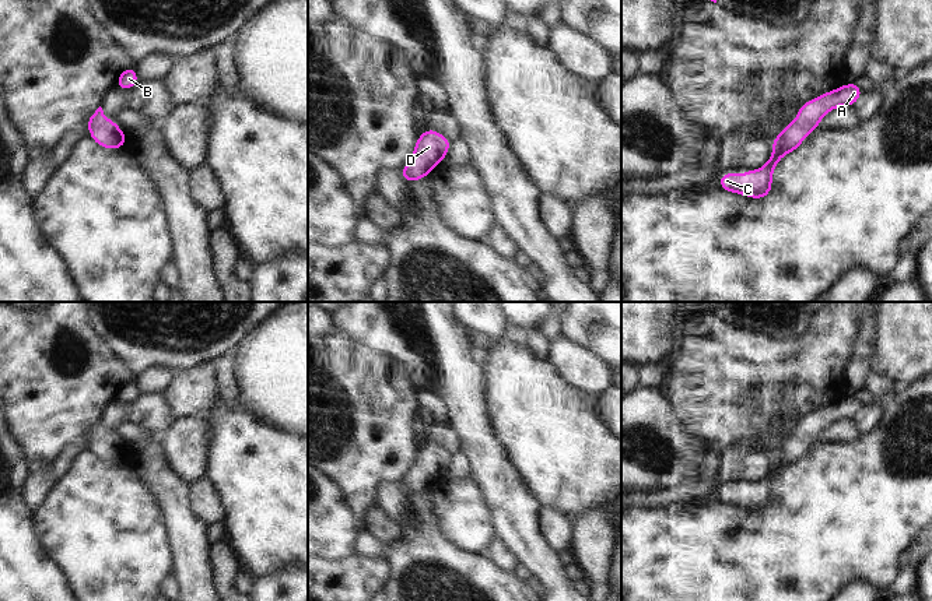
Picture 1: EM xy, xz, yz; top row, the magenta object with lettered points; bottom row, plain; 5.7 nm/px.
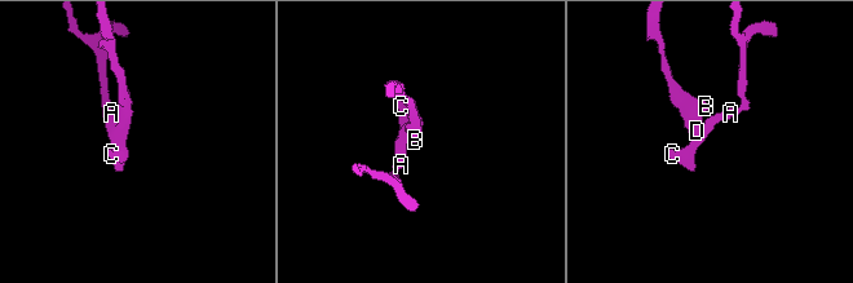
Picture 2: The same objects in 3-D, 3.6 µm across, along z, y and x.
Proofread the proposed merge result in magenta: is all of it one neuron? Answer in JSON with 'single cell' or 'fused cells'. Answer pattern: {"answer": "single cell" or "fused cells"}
{"answer": "single cell"}

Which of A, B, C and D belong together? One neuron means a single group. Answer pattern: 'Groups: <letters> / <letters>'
Groups: A B C D.

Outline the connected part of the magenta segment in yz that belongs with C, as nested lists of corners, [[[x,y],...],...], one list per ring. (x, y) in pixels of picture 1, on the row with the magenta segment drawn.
[[[852,81],[802,103],[795,120],[786,123],[782,131],[771,140],[770,159],[758,169],[739,175],[722,173],[719,178],[721,190],[756,200],[765,198],[772,190],[774,169],[781,158],[796,151],[814,129],[820,127],[820,120],[828,112],[845,105],[855,106],[862,94],[862,88]]]

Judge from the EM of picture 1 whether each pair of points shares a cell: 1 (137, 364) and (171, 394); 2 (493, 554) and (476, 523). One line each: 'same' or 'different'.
1: different
2: different

